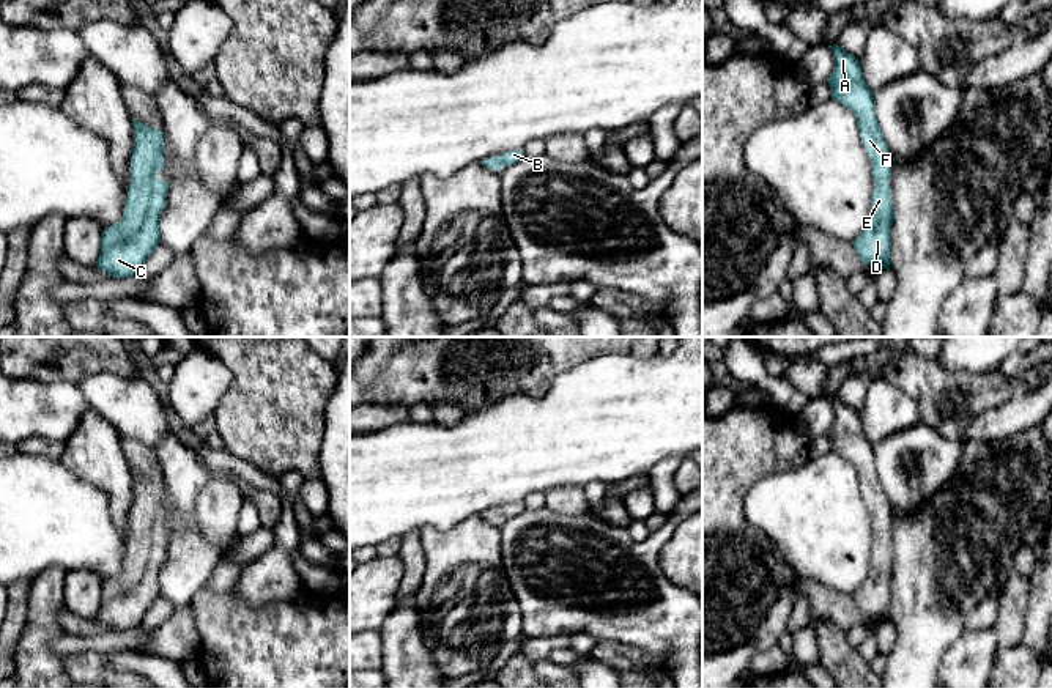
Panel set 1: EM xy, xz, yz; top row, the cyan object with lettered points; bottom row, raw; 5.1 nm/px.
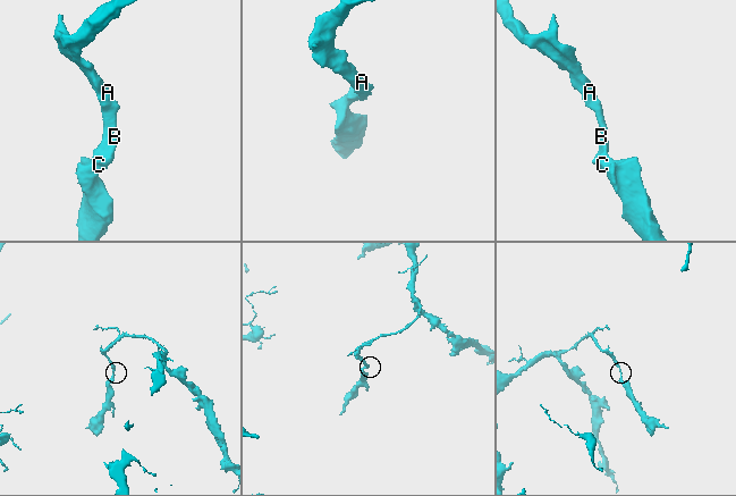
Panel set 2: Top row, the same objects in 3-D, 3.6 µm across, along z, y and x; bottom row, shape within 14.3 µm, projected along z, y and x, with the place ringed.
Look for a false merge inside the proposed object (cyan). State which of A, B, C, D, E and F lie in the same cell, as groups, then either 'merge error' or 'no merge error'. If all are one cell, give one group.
A B C D E F | no merge error

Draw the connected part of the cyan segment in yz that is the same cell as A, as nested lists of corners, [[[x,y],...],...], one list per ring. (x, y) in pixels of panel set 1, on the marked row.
[[[838,43],[830,47],[835,58],[833,72],[827,80],[832,87],[832,99],[836,99],[855,115],[861,142],[871,159],[874,178],[869,224],[852,244],[861,263],[890,269],[893,202],[888,181],[893,167],[876,120],[874,93],[863,79],[860,61]]]

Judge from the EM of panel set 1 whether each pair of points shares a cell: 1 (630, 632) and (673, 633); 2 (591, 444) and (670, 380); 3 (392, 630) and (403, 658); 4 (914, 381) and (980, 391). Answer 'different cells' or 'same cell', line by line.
1: same cell
2: same cell
3: same cell
4: same cell

